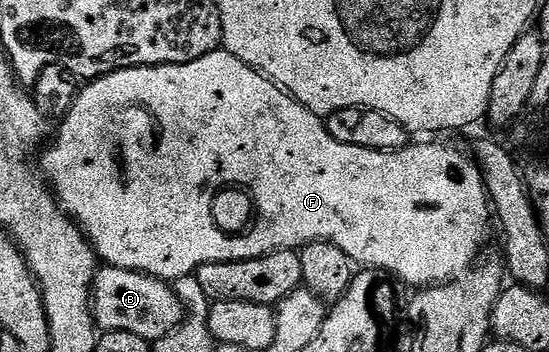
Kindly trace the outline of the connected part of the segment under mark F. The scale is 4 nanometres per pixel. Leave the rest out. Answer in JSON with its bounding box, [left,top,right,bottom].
[41,49,492,289]

